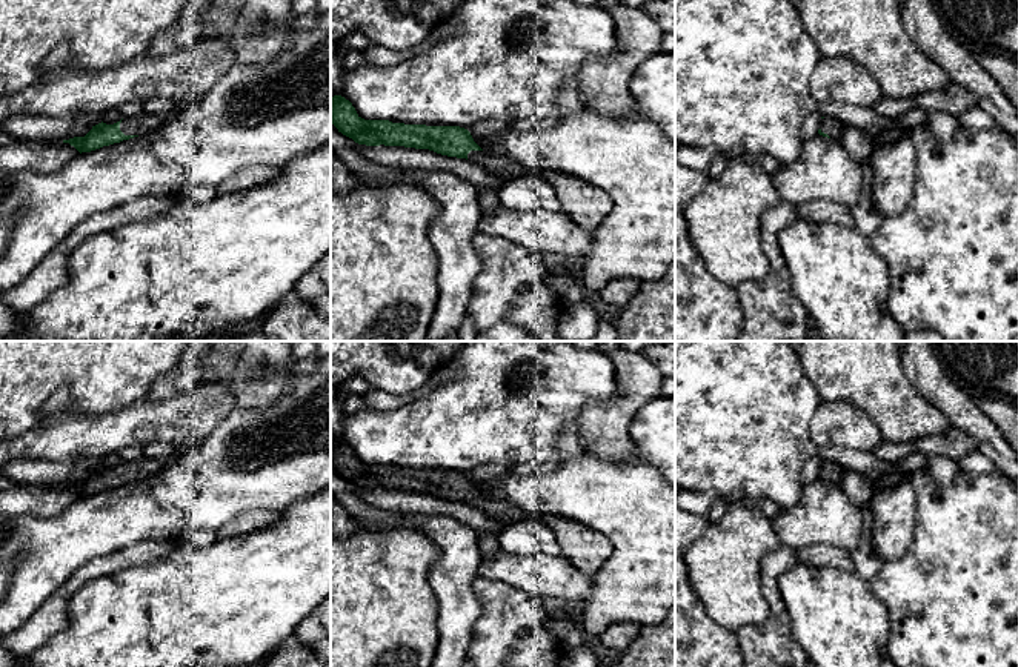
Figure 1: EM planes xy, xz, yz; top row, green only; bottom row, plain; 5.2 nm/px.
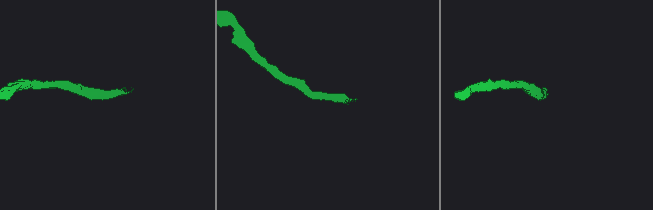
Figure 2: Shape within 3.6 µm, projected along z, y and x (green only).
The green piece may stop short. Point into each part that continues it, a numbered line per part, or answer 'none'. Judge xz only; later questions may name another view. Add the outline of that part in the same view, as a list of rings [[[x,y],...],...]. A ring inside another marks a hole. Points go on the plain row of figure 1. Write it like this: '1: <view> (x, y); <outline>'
1: xz (586, 549); [[[471,495],[467,504],[477,507],[494,519],[507,524],[541,519],[554,532],[561,555],[578,570],[589,576],[595,576],[603,564],[614,553],[609,538],[581,523],[571,521],[555,515],[532,515],[503,499],[486,495]]]

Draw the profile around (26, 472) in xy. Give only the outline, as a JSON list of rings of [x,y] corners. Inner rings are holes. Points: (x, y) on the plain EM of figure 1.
[[[15,460],[3,466],[0,473],[20,486],[63,486],[85,481],[92,470],[48,460]]]

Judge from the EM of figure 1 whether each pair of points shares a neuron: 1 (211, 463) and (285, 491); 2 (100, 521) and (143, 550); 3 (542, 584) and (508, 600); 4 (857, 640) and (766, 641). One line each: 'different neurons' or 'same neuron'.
1: same neuron
2: different neurons
3: different neurons
4: different neurons

